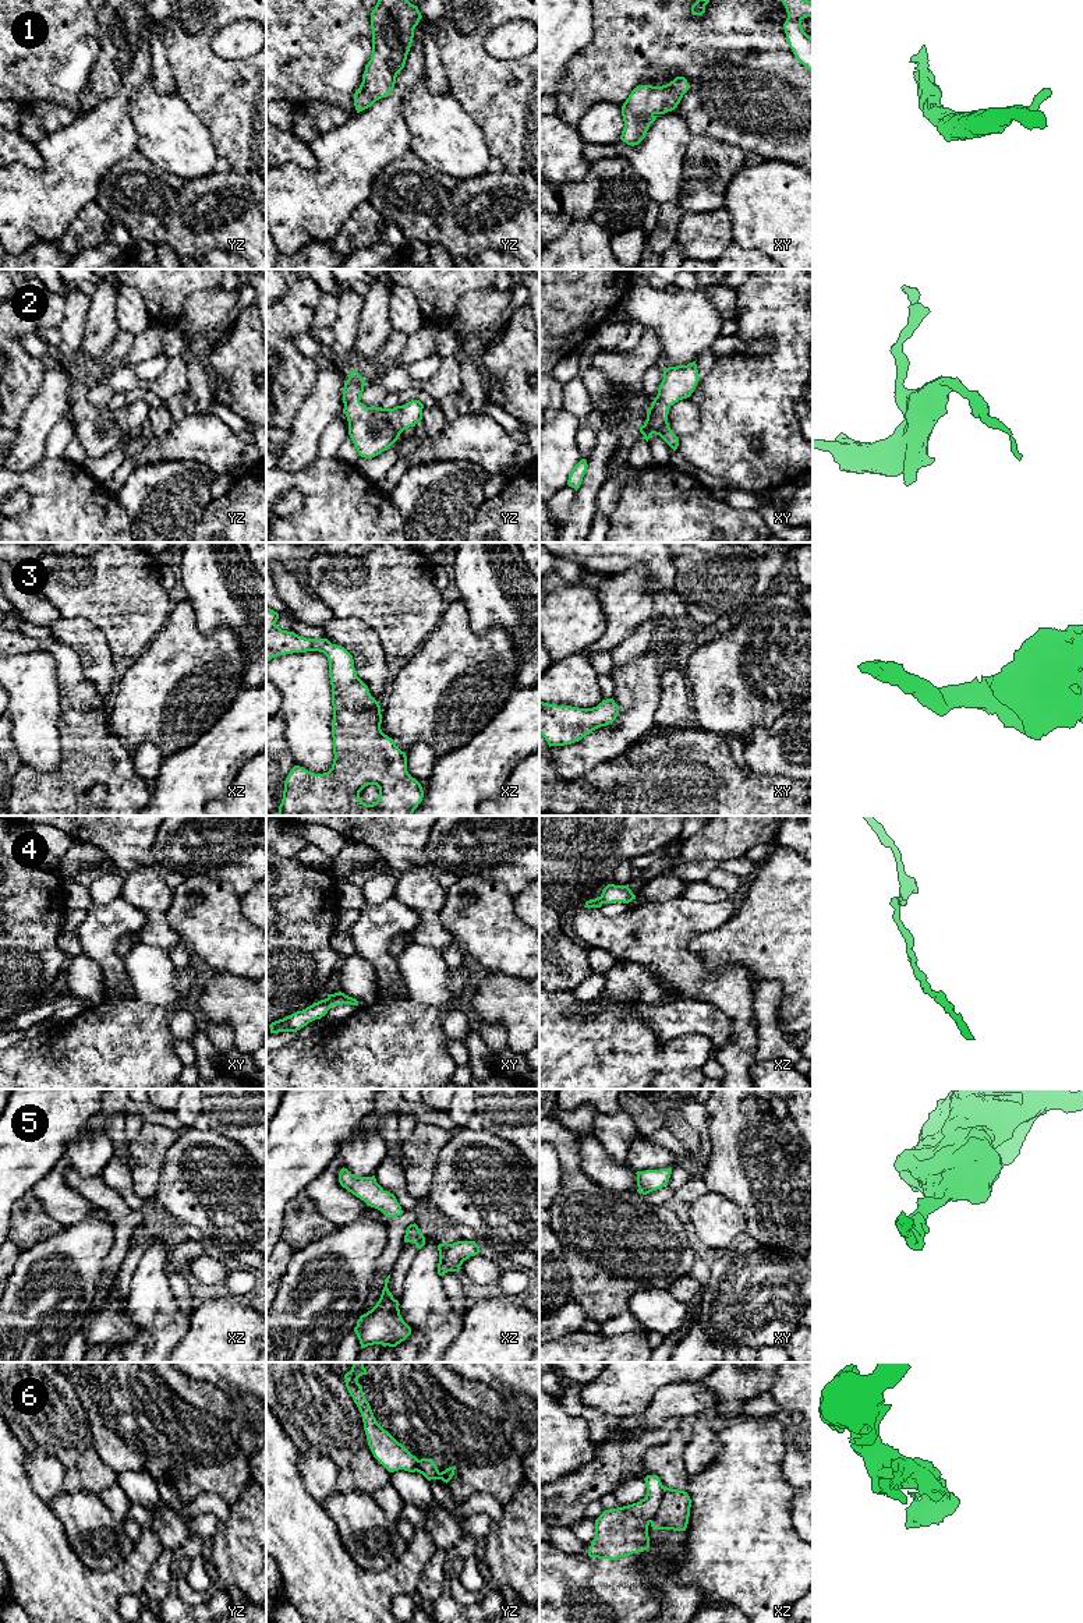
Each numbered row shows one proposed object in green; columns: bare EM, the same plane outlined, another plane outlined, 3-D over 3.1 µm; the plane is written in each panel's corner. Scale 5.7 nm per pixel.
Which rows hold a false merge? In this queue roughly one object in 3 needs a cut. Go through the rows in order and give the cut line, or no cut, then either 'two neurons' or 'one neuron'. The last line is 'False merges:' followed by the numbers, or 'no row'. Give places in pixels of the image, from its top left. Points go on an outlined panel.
1: cut none; one neuron
2: cut none; one neuron
3: cut none; one neuron
4: cut none; one neuron
5: cut none; one neuron
6: cut xz (664, 1487), (661, 1506), (650, 1521); two neurons
False merges: 6

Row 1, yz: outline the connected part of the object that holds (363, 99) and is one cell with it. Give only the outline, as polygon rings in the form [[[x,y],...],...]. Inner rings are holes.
[[[378,0],[371,13],[372,54],[354,93],[357,113],[386,98],[404,68],[414,29],[422,18],[408,0]]]

